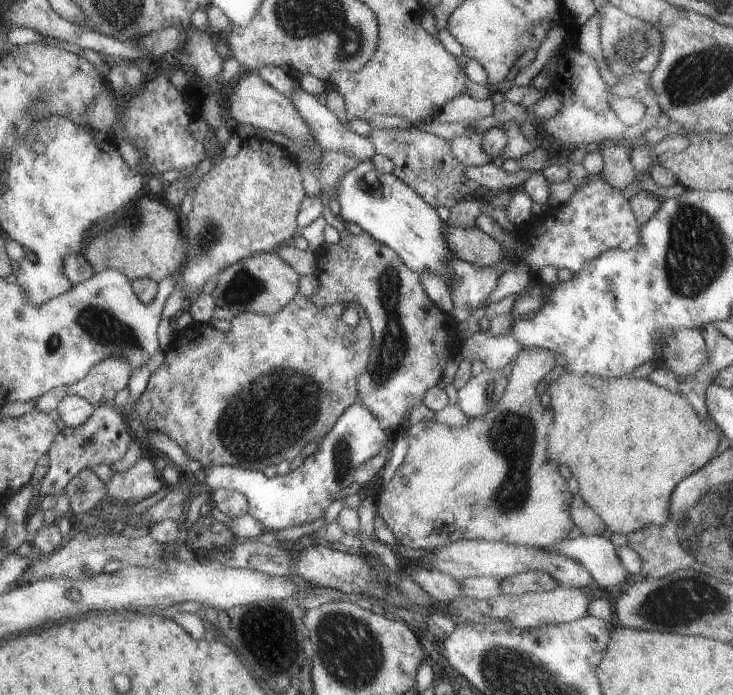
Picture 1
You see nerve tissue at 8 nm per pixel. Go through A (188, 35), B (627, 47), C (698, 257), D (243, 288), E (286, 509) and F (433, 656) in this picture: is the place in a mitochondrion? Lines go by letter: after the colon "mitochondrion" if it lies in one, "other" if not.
A: other
B: mitochondrion
C: mitochondrion
D: mitochondrion
E: other
F: other

